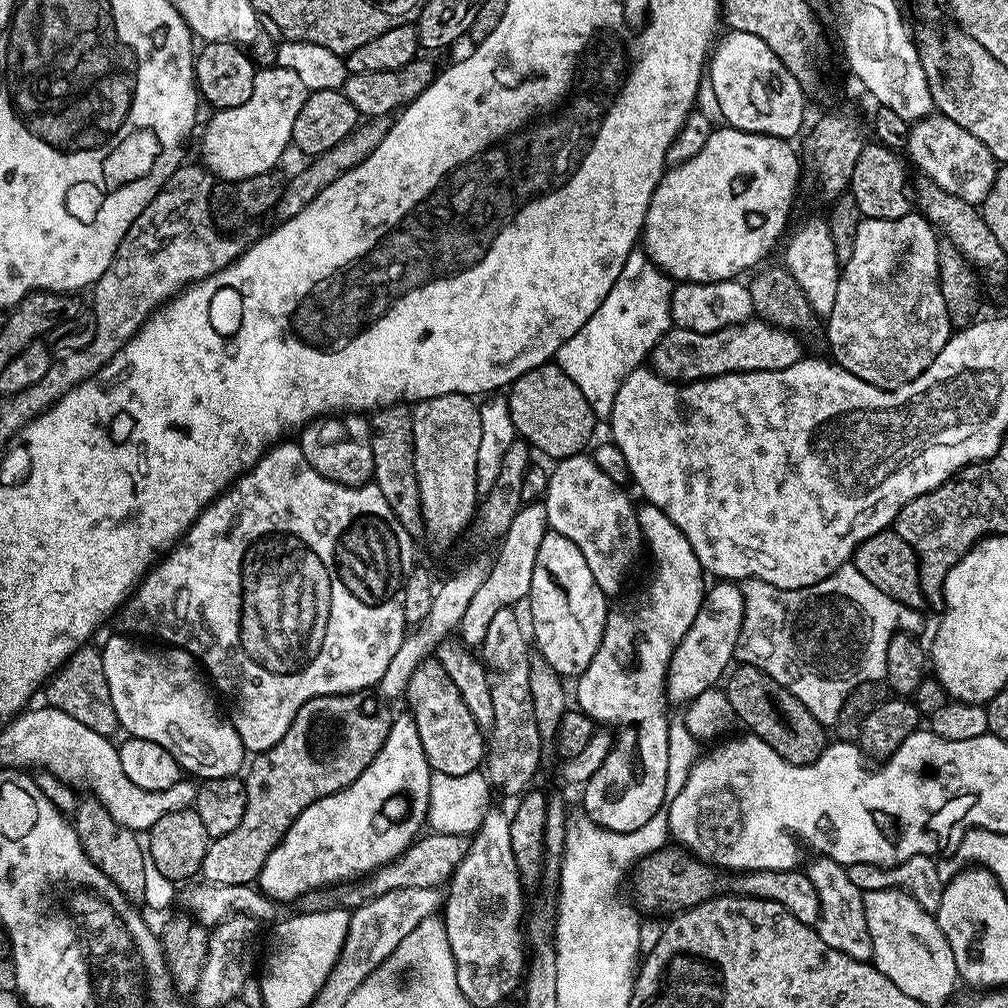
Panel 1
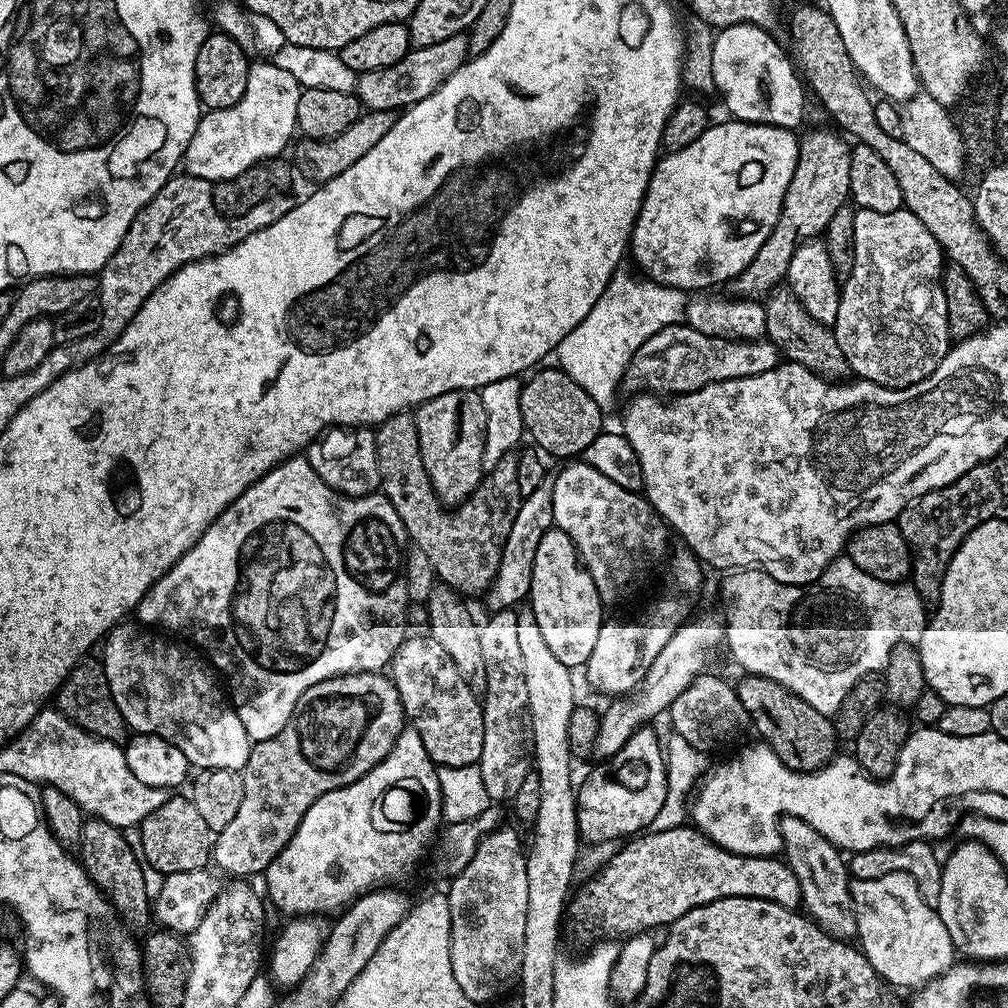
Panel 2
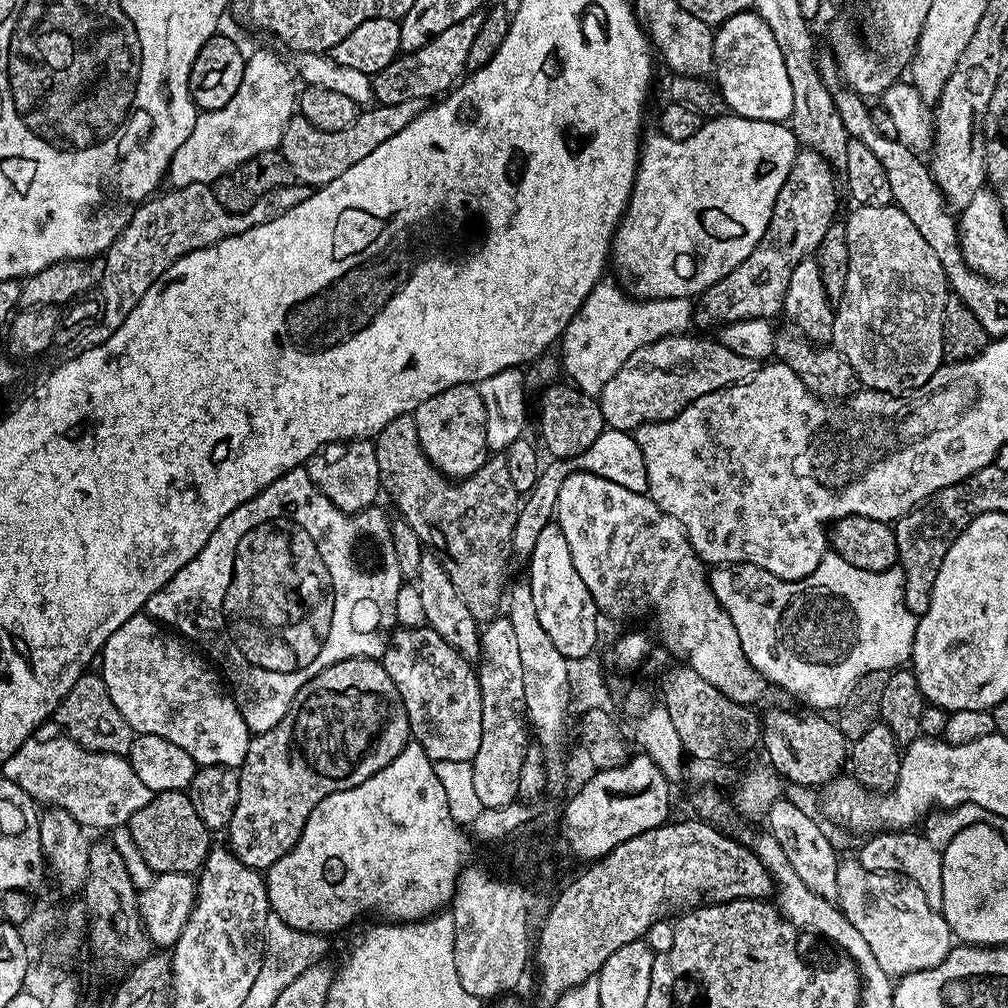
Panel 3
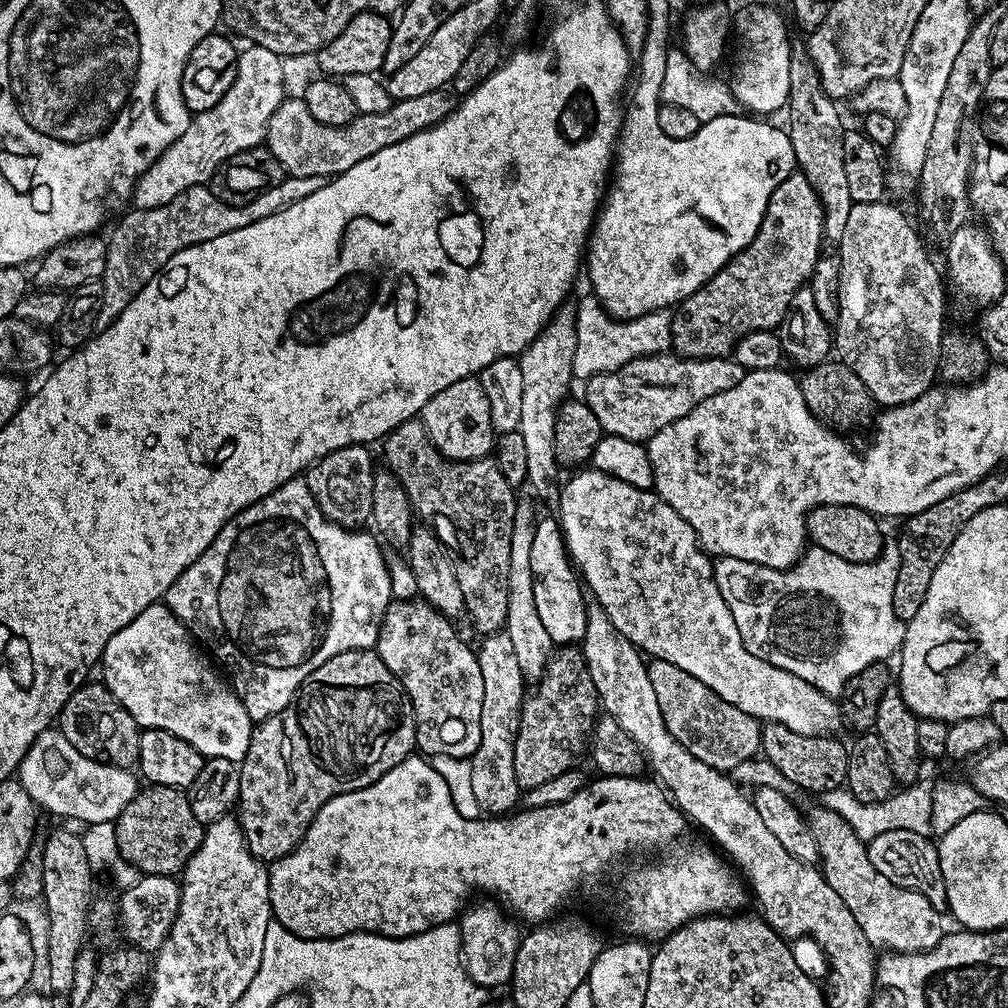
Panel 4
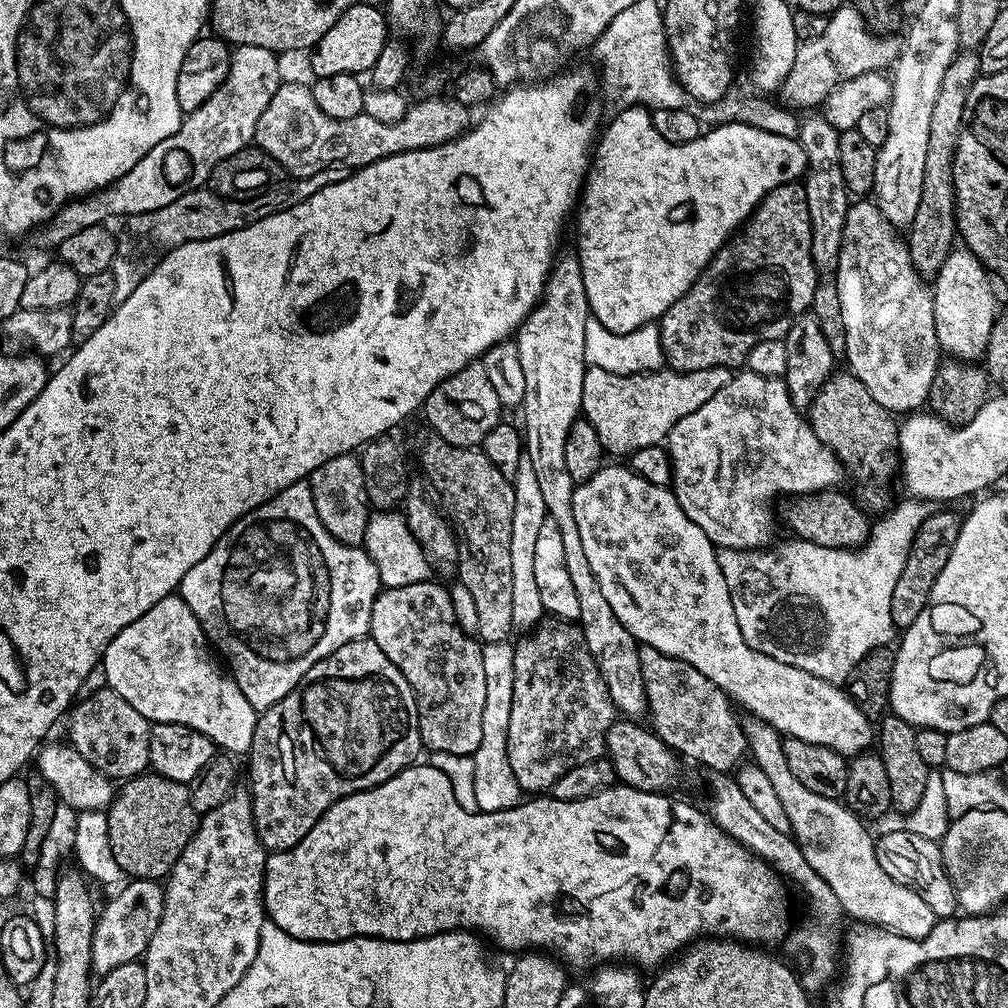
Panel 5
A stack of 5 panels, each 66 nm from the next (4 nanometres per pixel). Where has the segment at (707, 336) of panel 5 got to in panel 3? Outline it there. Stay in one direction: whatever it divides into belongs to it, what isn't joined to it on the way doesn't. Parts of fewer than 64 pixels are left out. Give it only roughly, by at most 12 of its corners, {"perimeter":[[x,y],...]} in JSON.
{"perimeter":[[797,151],[766,234],[700,293],[708,328],[783,313],[794,266],[837,219],[836,179]]}

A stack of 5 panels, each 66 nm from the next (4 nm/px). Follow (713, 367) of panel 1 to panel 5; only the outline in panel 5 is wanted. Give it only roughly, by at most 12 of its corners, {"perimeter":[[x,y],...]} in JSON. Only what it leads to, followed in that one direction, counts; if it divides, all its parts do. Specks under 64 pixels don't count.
{"perimeter":[[585,367],[583,419],[631,454],[710,402],[734,372],[619,376]]}

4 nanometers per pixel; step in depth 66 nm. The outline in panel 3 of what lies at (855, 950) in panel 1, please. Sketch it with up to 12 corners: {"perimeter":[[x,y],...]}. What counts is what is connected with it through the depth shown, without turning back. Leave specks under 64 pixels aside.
{"perimeter":[[778,798],[767,831],[794,874],[835,901],[838,866],[821,821]]}

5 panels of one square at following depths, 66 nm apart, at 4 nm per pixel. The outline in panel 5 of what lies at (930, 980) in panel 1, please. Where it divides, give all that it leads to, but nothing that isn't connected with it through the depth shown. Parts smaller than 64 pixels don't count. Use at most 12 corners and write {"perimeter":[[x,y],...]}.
{"perimeter":[[745,719],[814,874],[854,920],[925,940],[938,917],[894,882],[873,833],[840,800],[806,790],[784,740]]}

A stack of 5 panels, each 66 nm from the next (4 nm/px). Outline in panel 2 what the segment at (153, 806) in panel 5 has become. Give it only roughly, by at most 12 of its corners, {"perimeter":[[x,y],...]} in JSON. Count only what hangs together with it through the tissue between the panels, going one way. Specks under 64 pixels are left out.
{"perimeter":[[171,795],[138,826],[149,869],[205,869],[214,834],[191,797]]}

